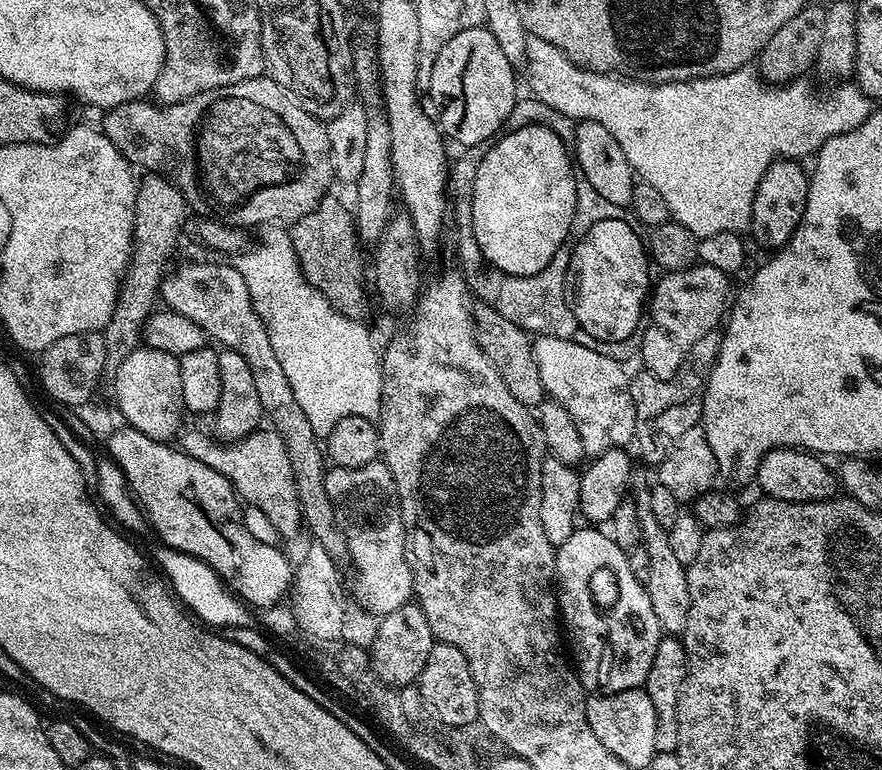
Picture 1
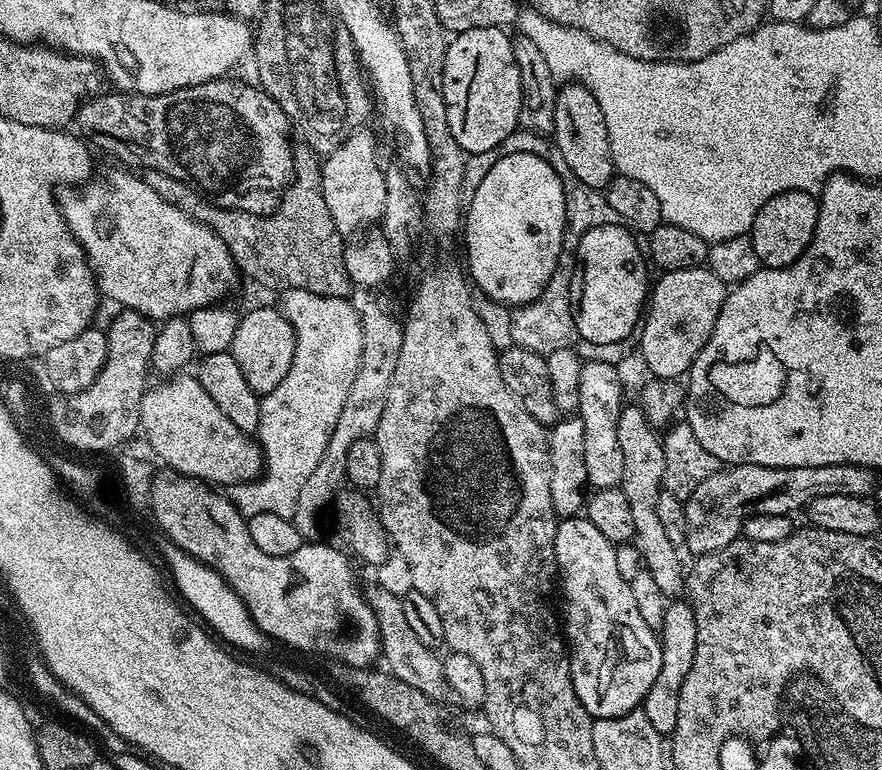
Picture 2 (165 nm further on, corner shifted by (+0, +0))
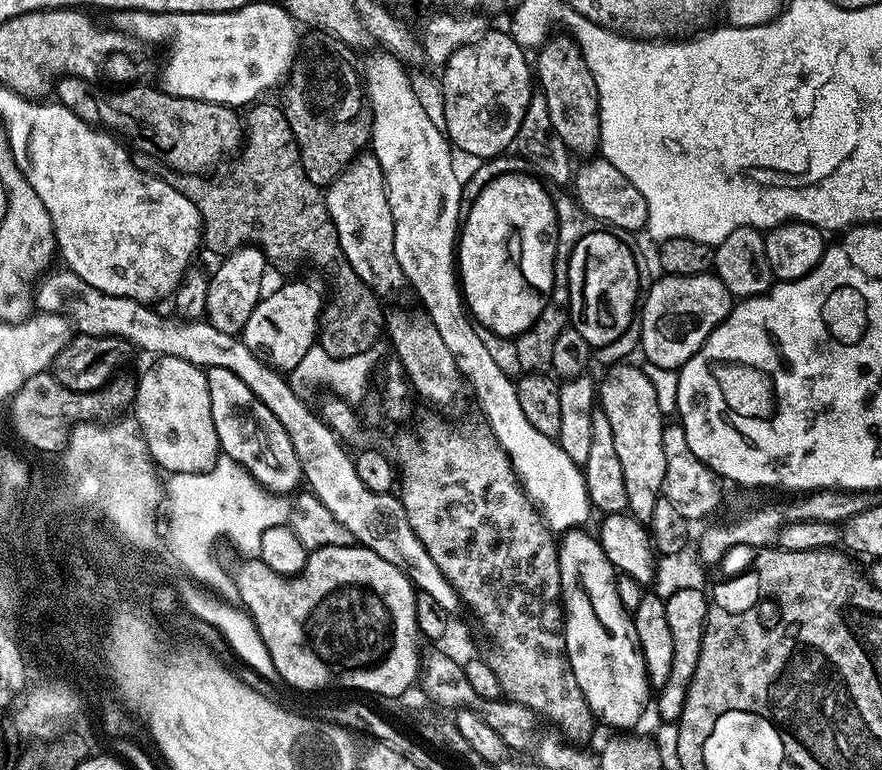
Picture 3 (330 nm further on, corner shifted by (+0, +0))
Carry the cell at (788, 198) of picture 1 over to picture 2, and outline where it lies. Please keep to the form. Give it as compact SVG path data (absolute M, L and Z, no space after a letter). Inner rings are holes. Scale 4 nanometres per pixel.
M790 190L770 198L752 223L752 245L764 268L785 268L805 252L814 238L820 205L811 192Z

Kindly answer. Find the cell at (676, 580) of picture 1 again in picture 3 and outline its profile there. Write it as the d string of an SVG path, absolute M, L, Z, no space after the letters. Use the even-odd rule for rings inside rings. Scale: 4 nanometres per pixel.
M616 364L598 384L598 408L606 414L614 434L614 447L622 462L622 478L626 482L627 511L641 522L654 514L654 506L662 498L666 478L666 454L662 451L662 434L666 423L660 414L654 382L643 370L632 364Z

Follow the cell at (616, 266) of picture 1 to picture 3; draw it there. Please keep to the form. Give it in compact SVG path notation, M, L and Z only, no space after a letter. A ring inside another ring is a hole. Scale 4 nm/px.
M612 230L586 234L586 238L574 246L574 254L570 254L570 324L594 350L614 343L631 324L633 327L642 296L636 256L618 237Z

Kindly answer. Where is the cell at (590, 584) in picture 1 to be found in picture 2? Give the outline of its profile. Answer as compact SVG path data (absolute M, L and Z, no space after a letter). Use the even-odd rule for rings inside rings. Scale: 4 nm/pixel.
M577 514L561 519L556 526L556 566L559 579L562 581L562 592L564 588L564 612L562 616L563 623L566 625L566 644L570 649L570 659L572 662L572 681L574 690L582 702L582 706L588 711L593 720L605 720L606 718L618 718L628 712L635 712L643 705L646 694L650 686L654 686L654 678L658 678L658 670L662 670L662 650L660 649L660 636L642 619L642 614L638 614L638 605L634 603L634 593L629 581L622 578L618 570L618 558L613 544L604 537L602 530L594 526L583 515Z

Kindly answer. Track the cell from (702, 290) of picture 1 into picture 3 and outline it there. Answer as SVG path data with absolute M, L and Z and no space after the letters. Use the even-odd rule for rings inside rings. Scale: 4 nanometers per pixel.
M664 274L660 278L661 280L649 292L647 289L646 295L642 300L642 307L638 312L640 348L644 351L645 357L643 359L647 363L659 368L679 370L704 345L708 335L728 317L729 312L732 311L734 297L728 291L728 287L714 274L699 276L672 276Z

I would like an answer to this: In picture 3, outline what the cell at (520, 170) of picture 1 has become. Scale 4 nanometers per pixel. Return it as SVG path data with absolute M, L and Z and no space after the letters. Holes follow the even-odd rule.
M523 171L506 173L490 181L470 207L469 216L462 220L458 233L458 279L467 311L479 327L507 338L521 336L530 330L552 295L554 248L549 233L556 223L553 197L550 192L548 196L548 188L535 175L526 175Z

